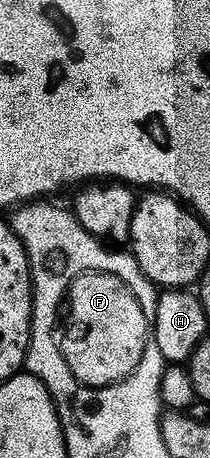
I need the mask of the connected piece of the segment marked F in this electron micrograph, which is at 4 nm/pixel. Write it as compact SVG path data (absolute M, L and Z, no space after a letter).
M84 272L72 280L67 293L69 314L59 350L72 376L94 390L116 385L144 359L149 344L149 321L133 291L110 272Z

